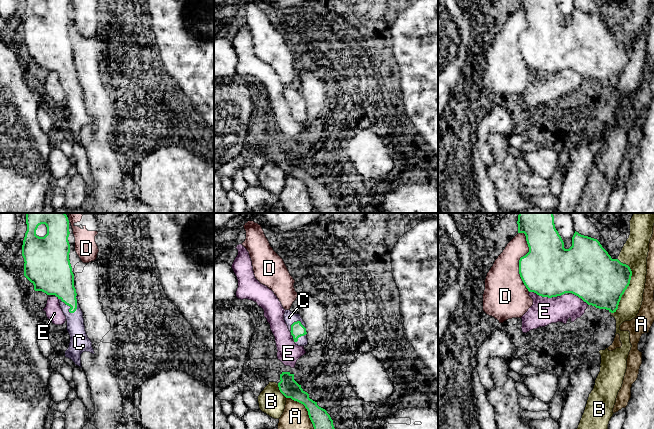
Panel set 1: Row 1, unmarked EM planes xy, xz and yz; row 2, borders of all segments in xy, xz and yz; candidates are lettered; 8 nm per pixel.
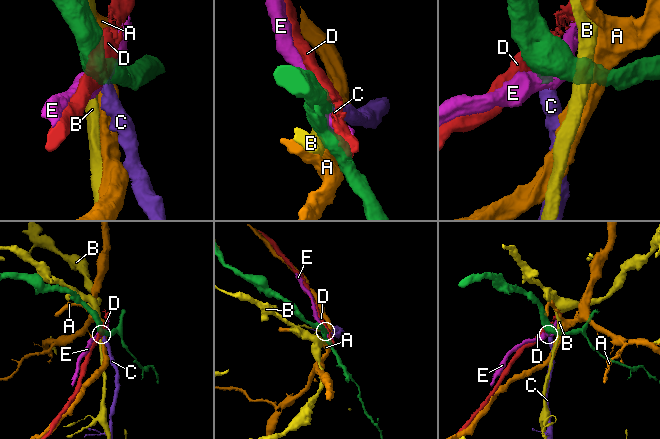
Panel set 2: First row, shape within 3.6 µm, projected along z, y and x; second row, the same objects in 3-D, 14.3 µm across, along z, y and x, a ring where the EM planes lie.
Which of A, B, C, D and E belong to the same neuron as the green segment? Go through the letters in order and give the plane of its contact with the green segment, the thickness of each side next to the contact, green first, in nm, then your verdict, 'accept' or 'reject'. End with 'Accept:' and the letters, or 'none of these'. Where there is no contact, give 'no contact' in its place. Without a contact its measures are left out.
A: xz | 190/240 nm | reject
B: yz | 420/200 nm | reject
C: xy | 260/140 nm | accept
D: yz | 440/360 nm | reject
E: yz | 440/220 nm | reject
Accept: C

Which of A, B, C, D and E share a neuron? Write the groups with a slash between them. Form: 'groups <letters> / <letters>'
groups A / B / C / D / E

